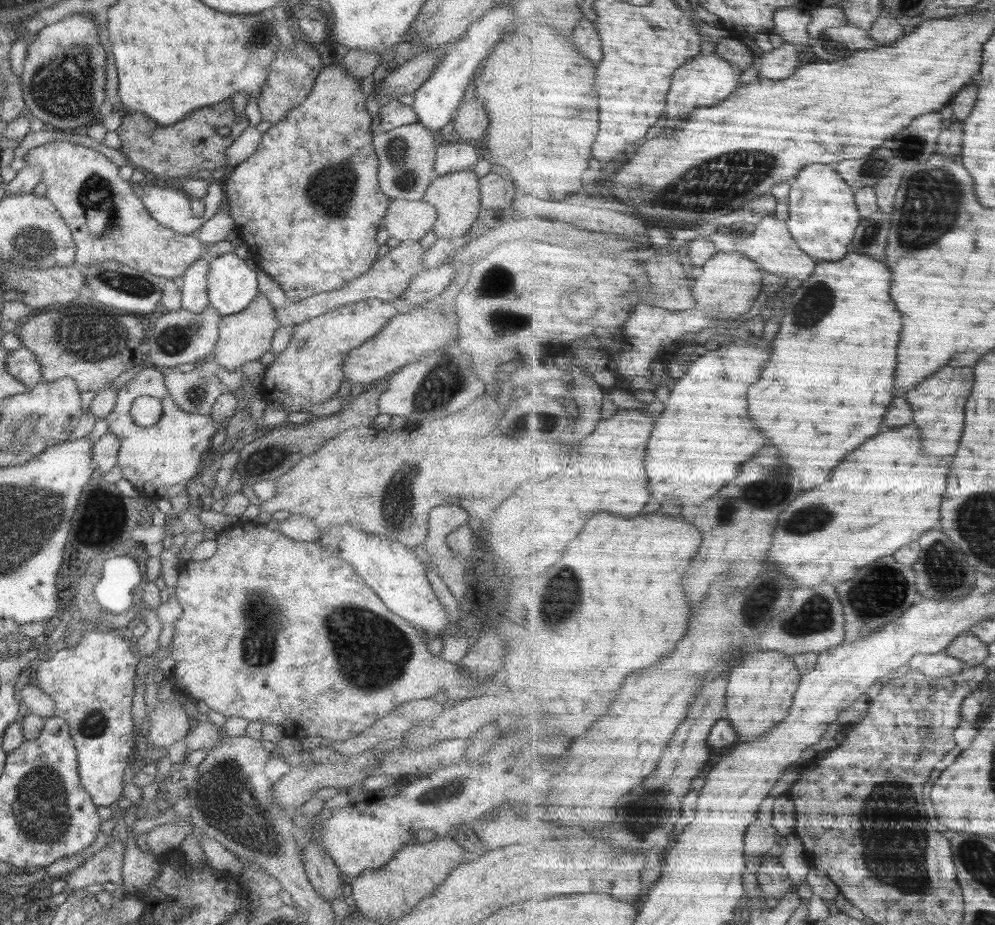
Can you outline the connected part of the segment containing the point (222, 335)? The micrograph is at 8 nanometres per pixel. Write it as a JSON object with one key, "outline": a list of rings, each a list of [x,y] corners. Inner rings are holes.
{"outline":[[[258,293],[244,310],[236,314],[222,315],[220,318],[217,344],[213,349],[210,366],[222,366],[226,372],[236,372],[242,364],[259,361],[271,350],[272,339],[279,327],[280,322],[276,320],[276,312],[266,294]]]}

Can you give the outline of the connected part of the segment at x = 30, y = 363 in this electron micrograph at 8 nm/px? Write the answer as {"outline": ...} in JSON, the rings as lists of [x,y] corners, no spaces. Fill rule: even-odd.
{"outline":[[[25,347],[8,352],[6,370],[10,376],[14,376],[28,389],[36,385],[42,378],[40,364],[38,364],[34,354],[31,354]]]}

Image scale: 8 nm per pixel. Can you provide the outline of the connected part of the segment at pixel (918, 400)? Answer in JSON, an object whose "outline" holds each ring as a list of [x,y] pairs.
{"outline":[[[948,365],[941,372],[908,392],[908,400],[914,408],[914,422],[922,430],[922,446],[932,458],[950,458],[958,452],[967,427],[968,404],[973,396],[976,382],[976,368],[951,367]]]}

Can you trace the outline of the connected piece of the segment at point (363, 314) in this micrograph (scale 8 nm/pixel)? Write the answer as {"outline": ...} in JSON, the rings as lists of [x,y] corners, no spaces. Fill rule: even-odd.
{"outline":[[[367,298],[362,301],[353,302],[337,309],[330,309],[324,314],[312,317],[300,324],[292,325],[293,334],[288,347],[274,360],[267,365],[262,373],[262,383],[260,383],[259,393],[268,402],[276,402],[286,410],[288,414],[292,412],[305,412],[310,404],[322,404],[331,399],[338,392],[342,382],[344,382],[344,371],[342,364],[347,360],[347,353],[366,340],[376,336],[378,331],[390,321],[394,315],[398,314],[400,307],[391,302],[378,298]]]}

